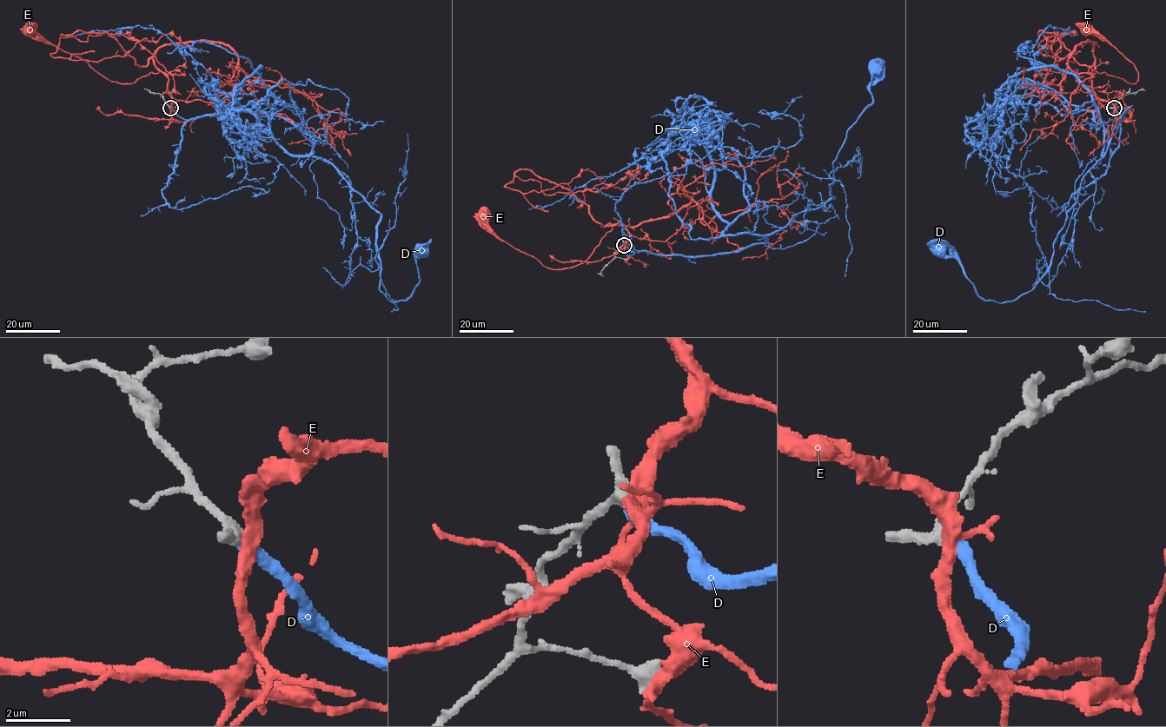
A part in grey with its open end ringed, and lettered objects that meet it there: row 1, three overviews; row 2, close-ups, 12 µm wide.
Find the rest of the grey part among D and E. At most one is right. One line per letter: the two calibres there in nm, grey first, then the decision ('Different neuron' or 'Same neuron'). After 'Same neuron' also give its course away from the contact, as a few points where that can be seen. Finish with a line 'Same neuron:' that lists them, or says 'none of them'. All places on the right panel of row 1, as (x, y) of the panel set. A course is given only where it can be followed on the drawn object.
D: Thickness 280 nm (grey) against 380 nm. Same neuron. Its course: (1114, 108), (1120, 120), (1126, 111), (1030, 291), (984, 300), (939, 250)
E: Thickness 280 nm (grey) against 340 nm. Different neuron
Same neuron: D

